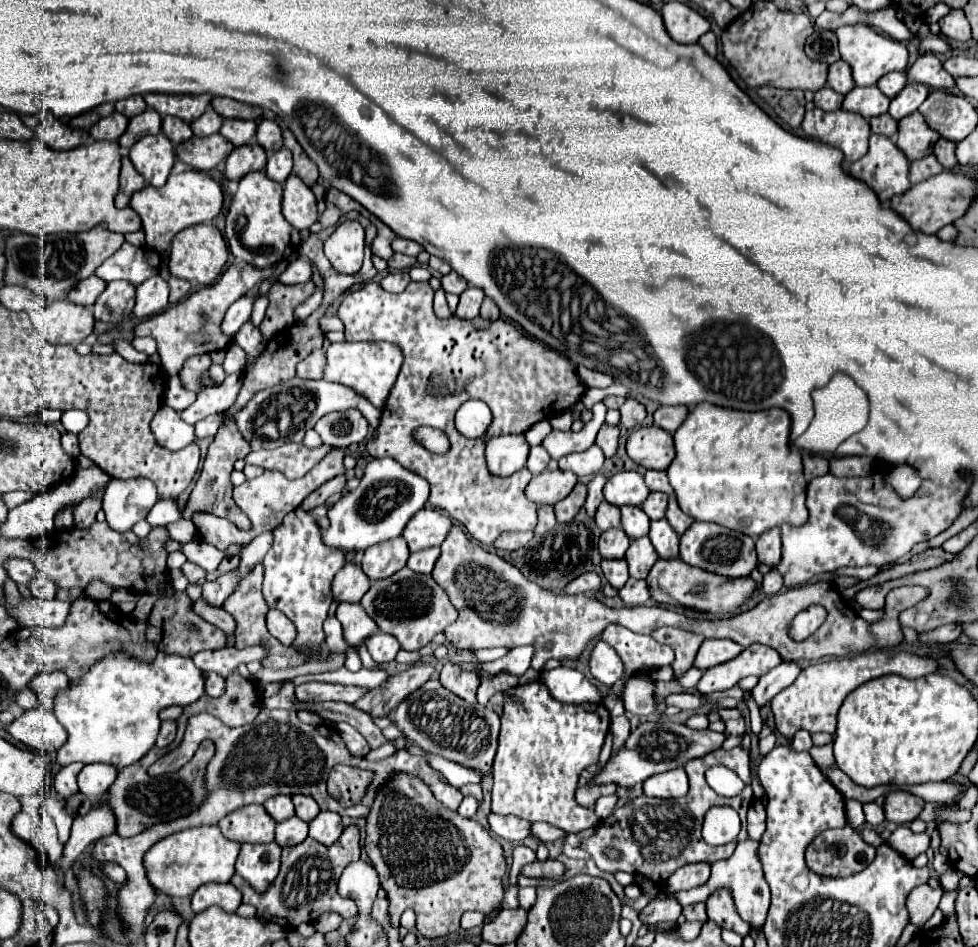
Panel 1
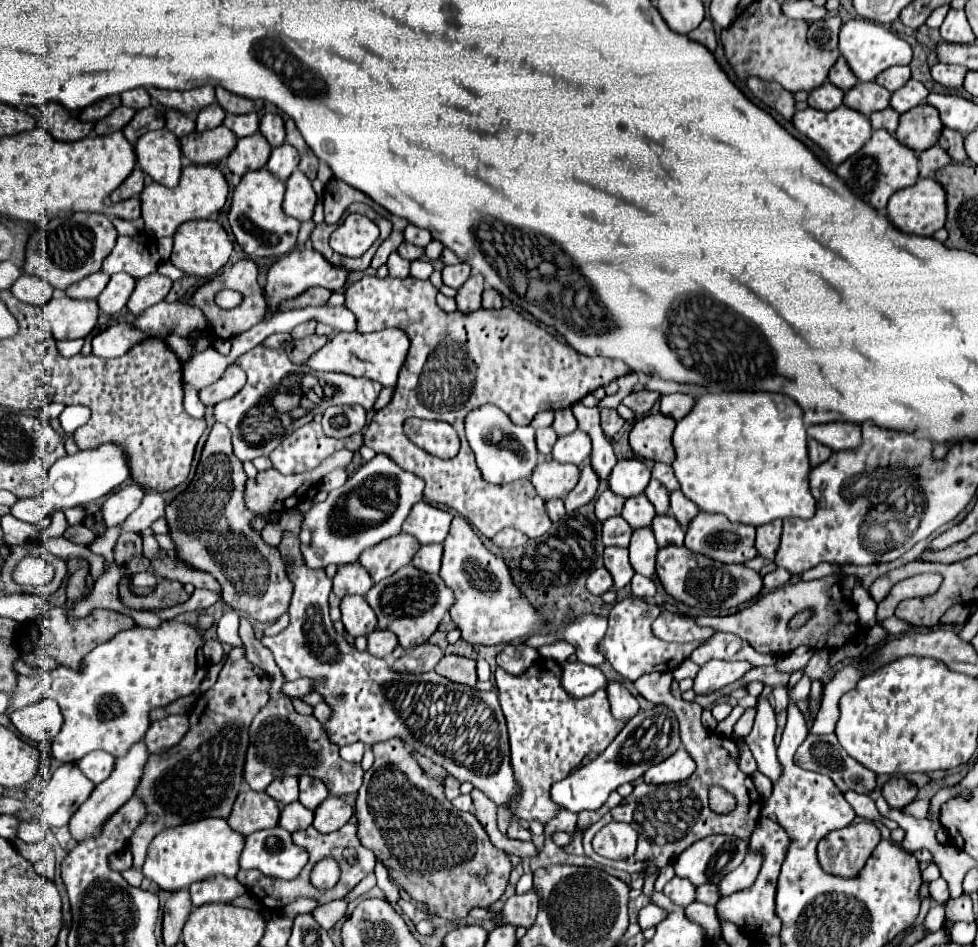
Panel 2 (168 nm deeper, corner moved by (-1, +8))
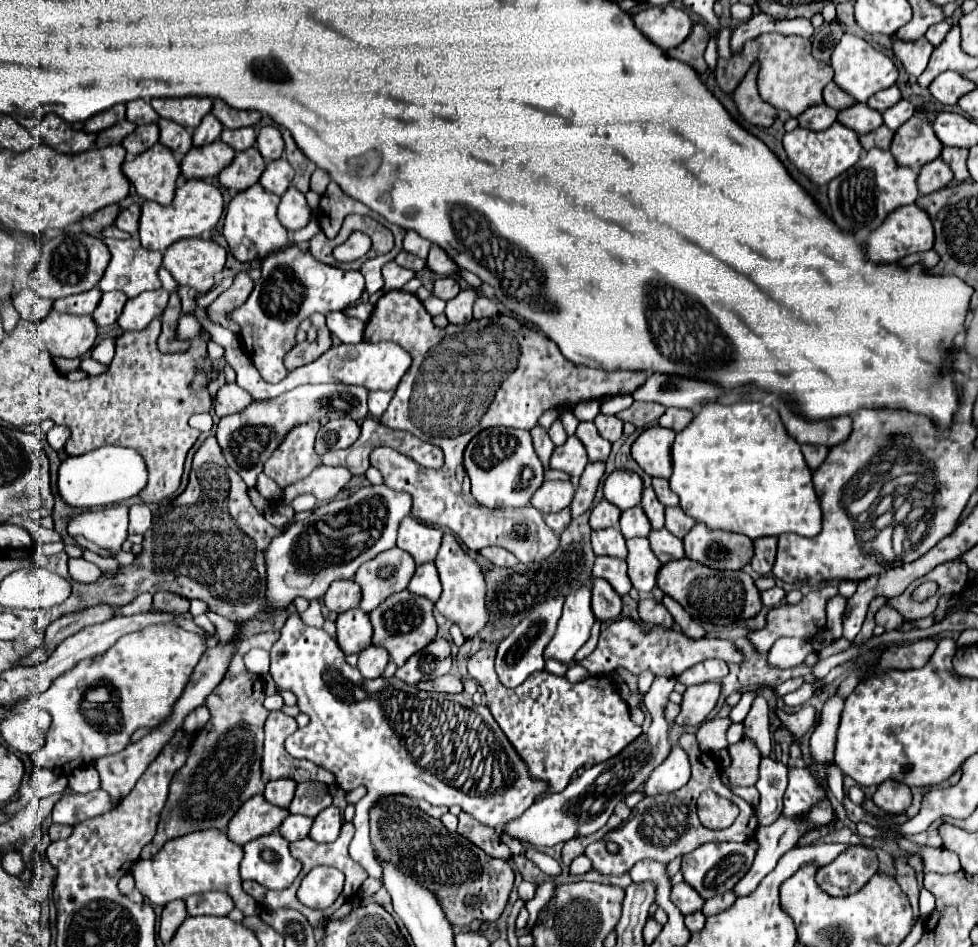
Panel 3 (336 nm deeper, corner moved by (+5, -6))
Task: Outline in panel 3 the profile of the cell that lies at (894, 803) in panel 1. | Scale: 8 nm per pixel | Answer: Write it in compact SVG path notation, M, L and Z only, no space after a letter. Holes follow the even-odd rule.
M880 783L872 801L886 813L892 813L892 815L898 815L898 813L904 813L908 807L910 807L910 801L912 801L912 793L910 793L910 787L906 787L904 783Z

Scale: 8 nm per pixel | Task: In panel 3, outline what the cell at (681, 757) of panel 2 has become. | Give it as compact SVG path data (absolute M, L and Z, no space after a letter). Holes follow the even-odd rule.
M672 747L668 759L664 759L654 773L644 783L646 795L658 795L658 793L672 793L686 785L690 779L690 763L686 751L682 747Z

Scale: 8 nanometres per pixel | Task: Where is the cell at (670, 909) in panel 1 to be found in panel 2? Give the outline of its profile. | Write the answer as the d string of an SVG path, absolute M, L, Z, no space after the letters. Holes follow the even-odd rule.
M674 877L664 887L664 895L670 897L670 901L680 907L690 905L694 901L694 893L696 893L696 887L688 879L682 879L682 877Z

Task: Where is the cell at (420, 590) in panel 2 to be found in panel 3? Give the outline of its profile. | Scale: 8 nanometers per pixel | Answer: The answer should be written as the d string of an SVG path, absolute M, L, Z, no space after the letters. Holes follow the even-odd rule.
M410 591L390 595L380 607L376 607L370 613L370 621L374 627L372 645L384 647L390 653L392 661L398 667L402 667L410 655L418 653L422 647L426 647L426 643L430 643L436 637L436 619L432 615L432 609L434 609L432 601L420 595L412 595Z

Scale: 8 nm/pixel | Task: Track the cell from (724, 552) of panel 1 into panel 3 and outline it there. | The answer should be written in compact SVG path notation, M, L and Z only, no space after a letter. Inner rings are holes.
M696 523L684 537L686 557L712 569L738 571L752 559L752 541L746 535L710 529Z

